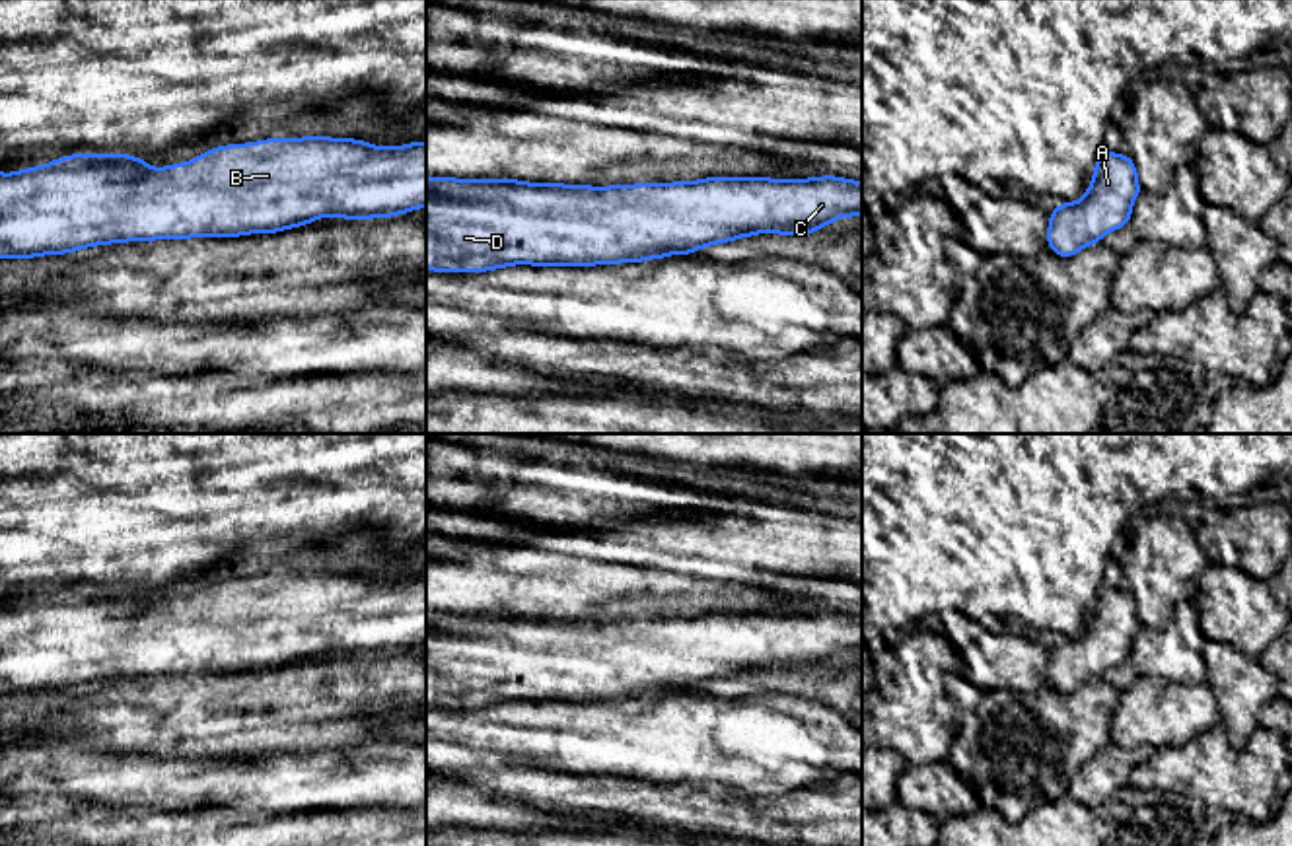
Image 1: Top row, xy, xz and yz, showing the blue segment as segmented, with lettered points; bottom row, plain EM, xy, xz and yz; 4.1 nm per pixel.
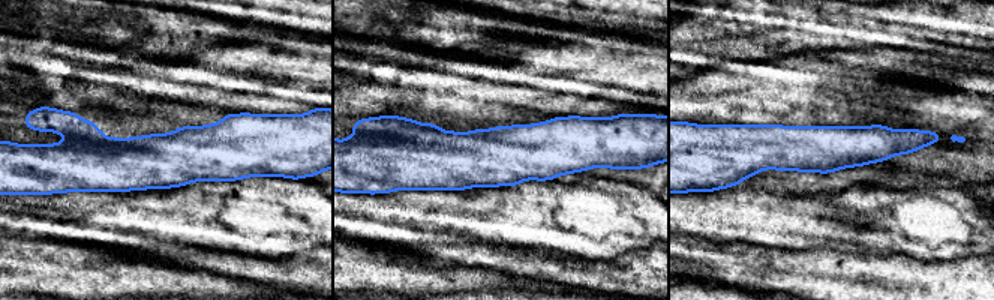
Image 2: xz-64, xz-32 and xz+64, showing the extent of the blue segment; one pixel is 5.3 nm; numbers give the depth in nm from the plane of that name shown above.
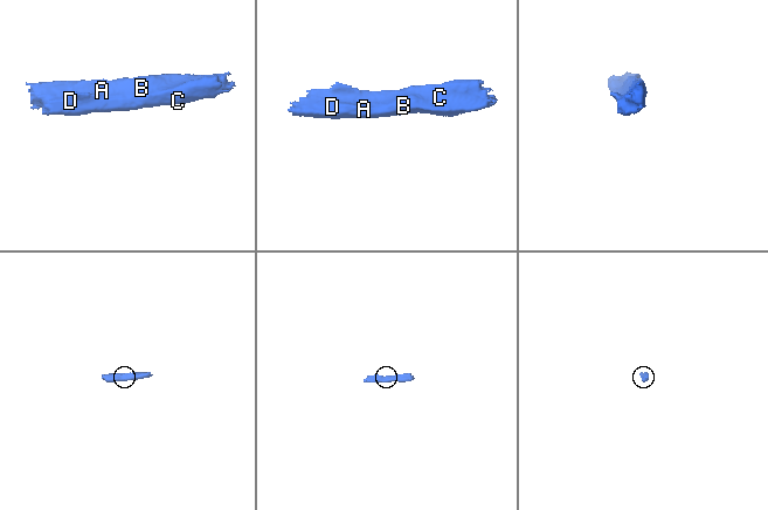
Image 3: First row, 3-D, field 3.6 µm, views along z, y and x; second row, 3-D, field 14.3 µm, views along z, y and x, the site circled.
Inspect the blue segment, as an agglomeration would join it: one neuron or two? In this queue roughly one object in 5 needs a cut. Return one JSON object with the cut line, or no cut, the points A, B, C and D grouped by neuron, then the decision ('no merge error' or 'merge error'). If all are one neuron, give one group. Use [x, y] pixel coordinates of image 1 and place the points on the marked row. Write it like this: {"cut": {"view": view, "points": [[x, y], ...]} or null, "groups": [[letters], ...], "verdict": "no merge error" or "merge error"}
{"cut": null, "groups": [["A", "B", "C", "D"]], "verdict": "no merge error"}

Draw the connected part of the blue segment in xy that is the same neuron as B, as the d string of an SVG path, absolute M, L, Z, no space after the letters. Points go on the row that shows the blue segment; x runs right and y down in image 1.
M302 136L214 146L210 152L165 167L128 154L70 154L49 163L0 171L0 259L64 255L88 247L191 237L278 233L321 218L372 220L426 208L426 142L374 146L368 140Z

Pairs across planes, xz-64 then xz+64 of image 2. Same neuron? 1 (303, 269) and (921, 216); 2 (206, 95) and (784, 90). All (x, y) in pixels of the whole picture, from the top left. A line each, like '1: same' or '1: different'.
1: different
2: same

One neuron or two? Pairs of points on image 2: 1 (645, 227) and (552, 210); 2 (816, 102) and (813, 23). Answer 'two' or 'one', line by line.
1: one
2: two

